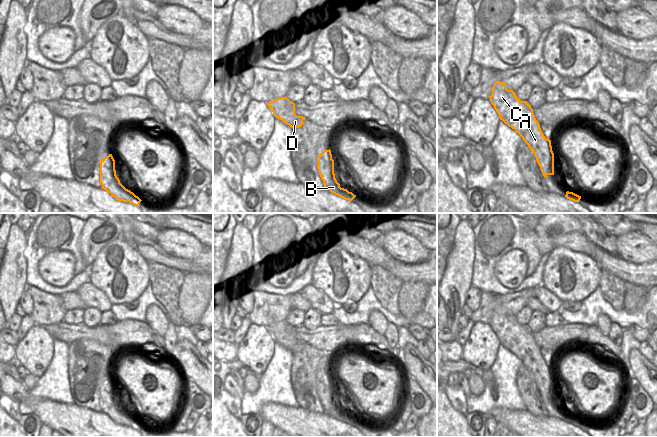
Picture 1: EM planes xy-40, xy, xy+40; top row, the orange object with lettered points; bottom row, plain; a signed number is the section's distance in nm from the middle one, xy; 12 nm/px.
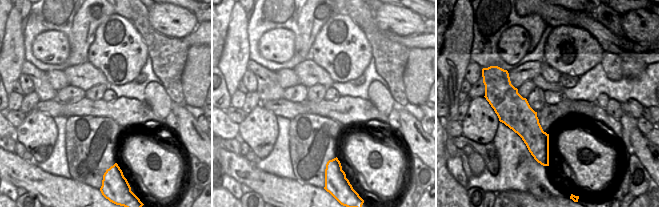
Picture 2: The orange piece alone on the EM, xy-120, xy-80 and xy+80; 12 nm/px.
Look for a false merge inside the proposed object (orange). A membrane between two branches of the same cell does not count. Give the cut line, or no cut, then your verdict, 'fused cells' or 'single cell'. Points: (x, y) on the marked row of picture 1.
no cut | single cell

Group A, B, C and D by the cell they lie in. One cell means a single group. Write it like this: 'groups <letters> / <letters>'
groups A B C D

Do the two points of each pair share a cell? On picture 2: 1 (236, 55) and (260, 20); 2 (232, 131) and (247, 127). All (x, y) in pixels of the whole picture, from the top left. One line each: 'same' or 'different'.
1: different
2: different

